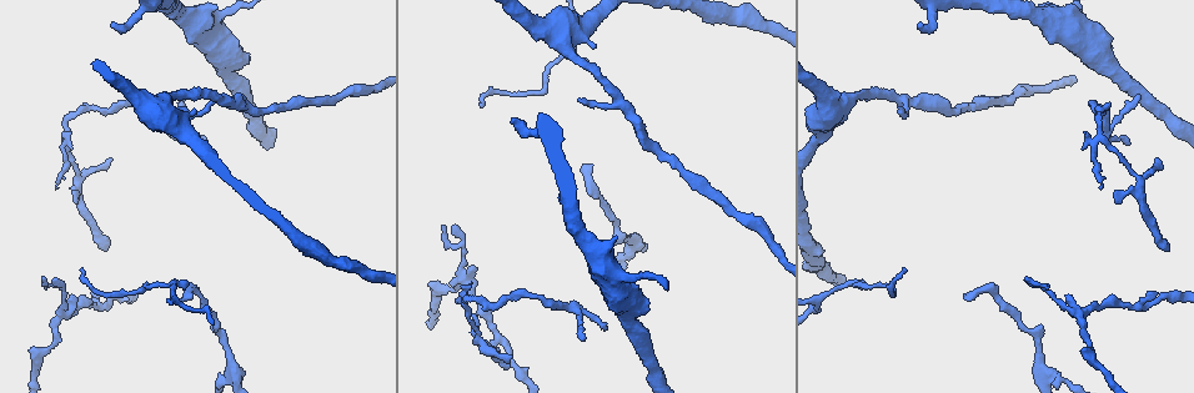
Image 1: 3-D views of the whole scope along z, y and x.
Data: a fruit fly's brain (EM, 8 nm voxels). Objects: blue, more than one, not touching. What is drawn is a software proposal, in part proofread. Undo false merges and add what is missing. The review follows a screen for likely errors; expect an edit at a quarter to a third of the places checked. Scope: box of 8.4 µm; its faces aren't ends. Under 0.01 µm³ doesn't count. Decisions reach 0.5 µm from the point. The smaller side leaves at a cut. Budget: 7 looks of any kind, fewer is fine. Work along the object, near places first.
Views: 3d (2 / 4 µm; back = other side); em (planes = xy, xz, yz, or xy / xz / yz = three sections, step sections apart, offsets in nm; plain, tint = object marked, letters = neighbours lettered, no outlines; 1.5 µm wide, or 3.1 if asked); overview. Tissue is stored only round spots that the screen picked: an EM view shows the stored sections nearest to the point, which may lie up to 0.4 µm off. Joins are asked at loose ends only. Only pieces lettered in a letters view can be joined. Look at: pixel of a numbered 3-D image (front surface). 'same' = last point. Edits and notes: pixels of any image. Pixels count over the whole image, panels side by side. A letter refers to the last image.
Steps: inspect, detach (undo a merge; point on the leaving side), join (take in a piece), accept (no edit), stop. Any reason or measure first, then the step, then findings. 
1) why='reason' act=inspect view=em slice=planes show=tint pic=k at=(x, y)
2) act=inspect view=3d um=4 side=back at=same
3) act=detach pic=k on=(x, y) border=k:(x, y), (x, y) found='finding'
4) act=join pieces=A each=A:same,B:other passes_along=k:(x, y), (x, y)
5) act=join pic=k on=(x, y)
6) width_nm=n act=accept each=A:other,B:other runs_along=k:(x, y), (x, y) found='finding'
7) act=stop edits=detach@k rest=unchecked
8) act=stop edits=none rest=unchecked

why='branch point' act=inspect view=3d um=2 pic=1 at=(855, 283)

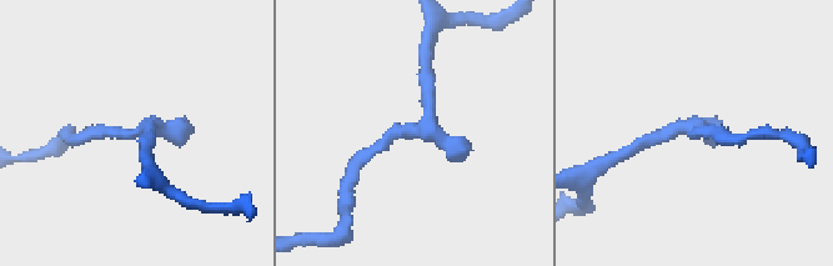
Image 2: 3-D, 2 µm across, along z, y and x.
act=inspect view=em slice=planes show=tint pic=2 at=(427, 131)

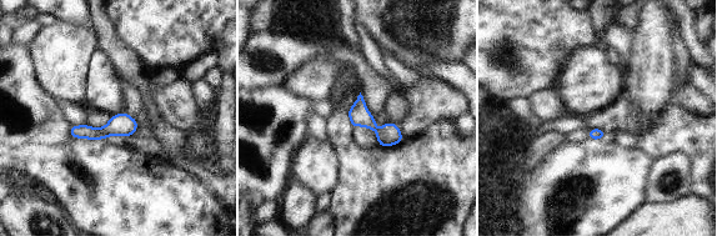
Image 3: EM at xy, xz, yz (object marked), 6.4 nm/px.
why='see the neighbours' act=inspect view=em slice=planes show=letters at=same

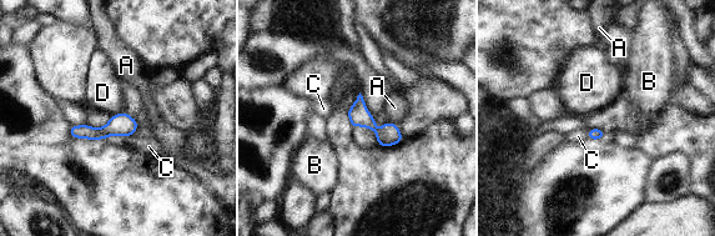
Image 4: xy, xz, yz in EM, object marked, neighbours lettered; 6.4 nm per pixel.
act=accept each=A:other,B:other,C:other,D:other border=4:(129, 135), (109, 135), (105, 139) found='continuous, no second neuron'

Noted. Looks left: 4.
why='an open end' act=inspect view=em slice=planes show=letters pic=1 at=(83, 268)

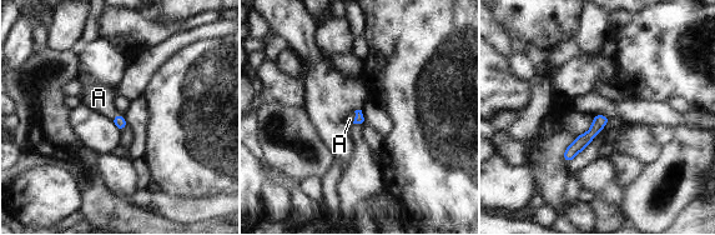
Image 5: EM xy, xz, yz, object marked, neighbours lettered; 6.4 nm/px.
act=join pieces=A each=A:same passes_along=5:(358, 119), (355, 118), (350, 119) found='the neuron continues'

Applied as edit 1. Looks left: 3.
act=stop edits=join@5 rest=unchecked

